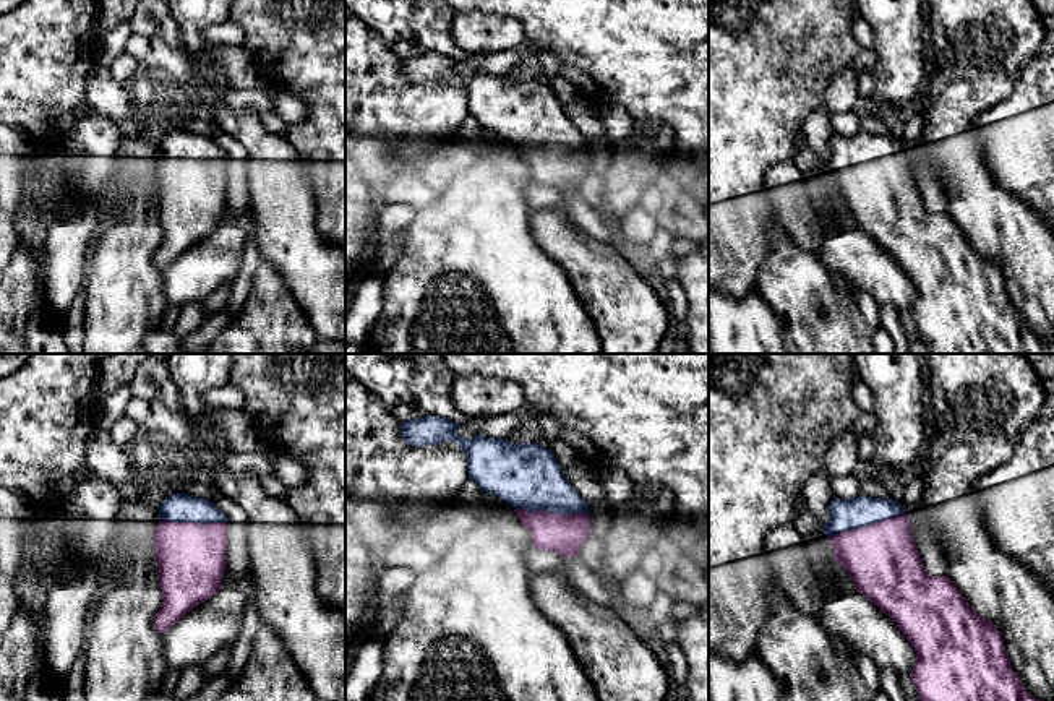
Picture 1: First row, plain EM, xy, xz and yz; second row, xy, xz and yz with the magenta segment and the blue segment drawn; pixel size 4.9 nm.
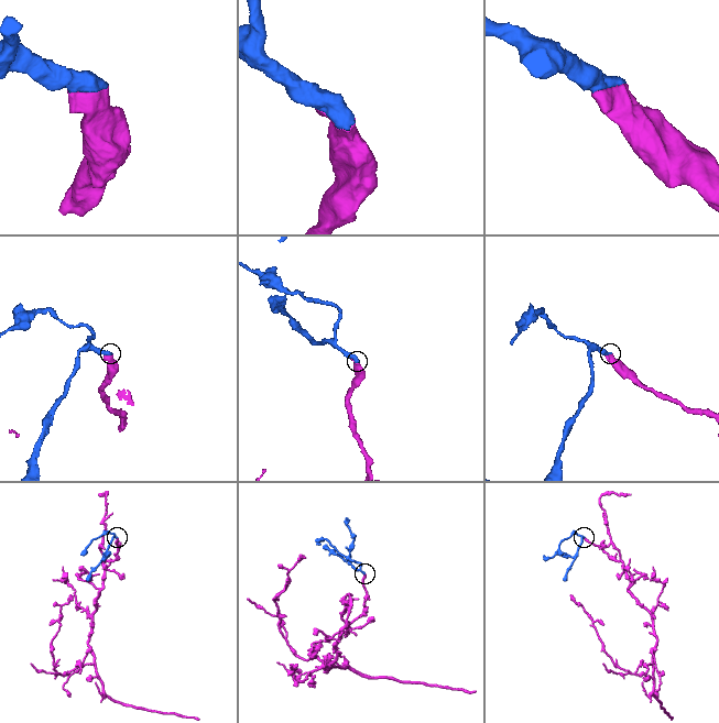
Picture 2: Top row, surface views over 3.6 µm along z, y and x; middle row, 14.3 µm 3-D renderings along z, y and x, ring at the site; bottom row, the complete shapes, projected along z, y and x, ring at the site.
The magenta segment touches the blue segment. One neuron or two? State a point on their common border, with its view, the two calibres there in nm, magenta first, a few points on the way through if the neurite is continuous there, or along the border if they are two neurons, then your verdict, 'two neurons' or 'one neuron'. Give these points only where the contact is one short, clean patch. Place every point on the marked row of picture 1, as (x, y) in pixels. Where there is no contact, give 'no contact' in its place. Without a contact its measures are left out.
contact yz (865, 526); calibres 360 and 160 nm; one neuron

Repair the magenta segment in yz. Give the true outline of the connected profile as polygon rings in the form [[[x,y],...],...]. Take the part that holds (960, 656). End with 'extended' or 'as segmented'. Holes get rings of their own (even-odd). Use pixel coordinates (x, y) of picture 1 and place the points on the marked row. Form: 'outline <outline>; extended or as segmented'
outline [[[866,495],[851,500],[833,497],[829,510],[824,534],[835,561],[850,573],[856,592],[897,623],[916,652],[910,677],[919,701],[1038,701],[1012,669],[997,626],[970,607],[947,574],[926,573],[902,503]]]; extended

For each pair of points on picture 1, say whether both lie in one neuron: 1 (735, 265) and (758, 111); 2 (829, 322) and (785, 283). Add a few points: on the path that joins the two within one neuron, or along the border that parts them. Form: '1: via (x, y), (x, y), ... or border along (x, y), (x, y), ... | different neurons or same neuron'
1: via (738, 226), (743, 218), (743, 150) | same neuron
2: via (818, 313), (796, 292) | same neuron

